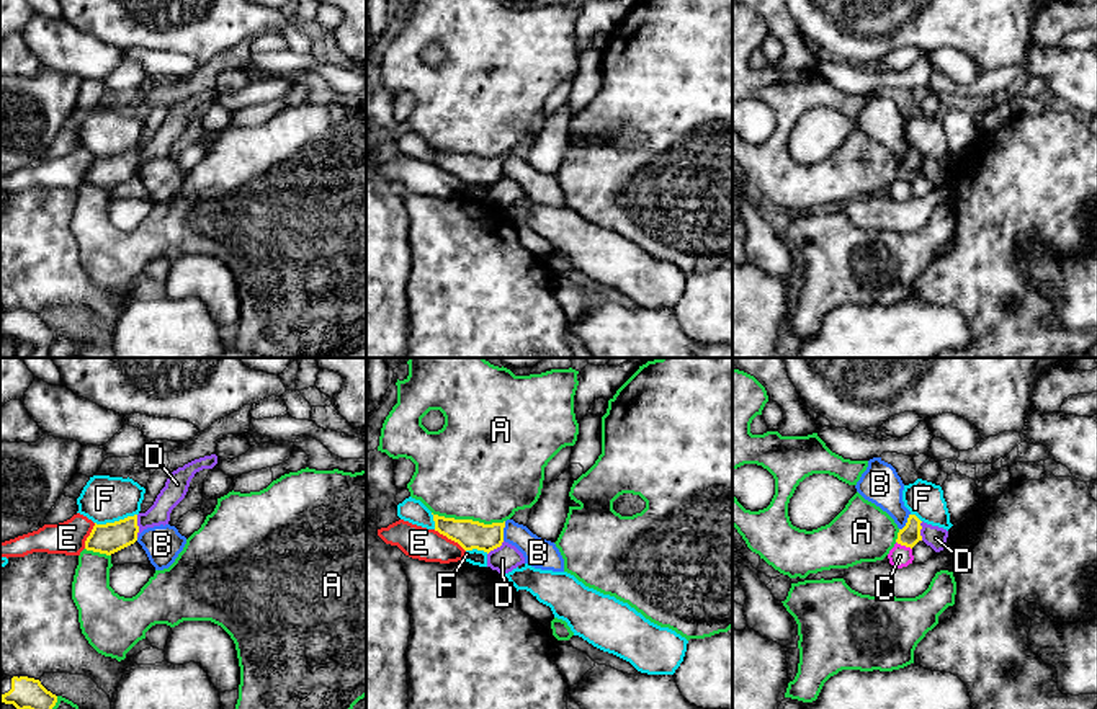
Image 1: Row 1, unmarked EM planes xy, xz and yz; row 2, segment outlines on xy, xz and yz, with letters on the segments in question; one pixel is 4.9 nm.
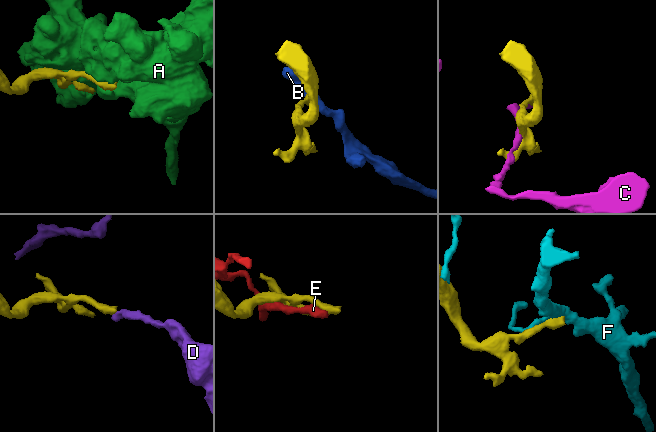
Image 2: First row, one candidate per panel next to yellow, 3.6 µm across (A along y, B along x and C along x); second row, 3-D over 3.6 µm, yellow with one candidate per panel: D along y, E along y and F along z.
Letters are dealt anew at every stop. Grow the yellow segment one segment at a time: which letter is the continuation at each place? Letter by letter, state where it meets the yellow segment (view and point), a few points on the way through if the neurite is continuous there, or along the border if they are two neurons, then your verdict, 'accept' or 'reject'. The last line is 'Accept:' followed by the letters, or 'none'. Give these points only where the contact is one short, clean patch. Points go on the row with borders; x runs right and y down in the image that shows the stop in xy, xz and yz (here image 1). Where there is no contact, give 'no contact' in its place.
A: contact xz (468, 520); reject
B: contact xz (502, 531); border xz (505, 521), (502, 539); reject
C: contact yz (904, 544); reject
D: contact xy (138, 526); border xy (136, 515), (138, 536); reject
E: contact xz (450, 538); reject
F: contact xy (115, 521); reject
Accept: none

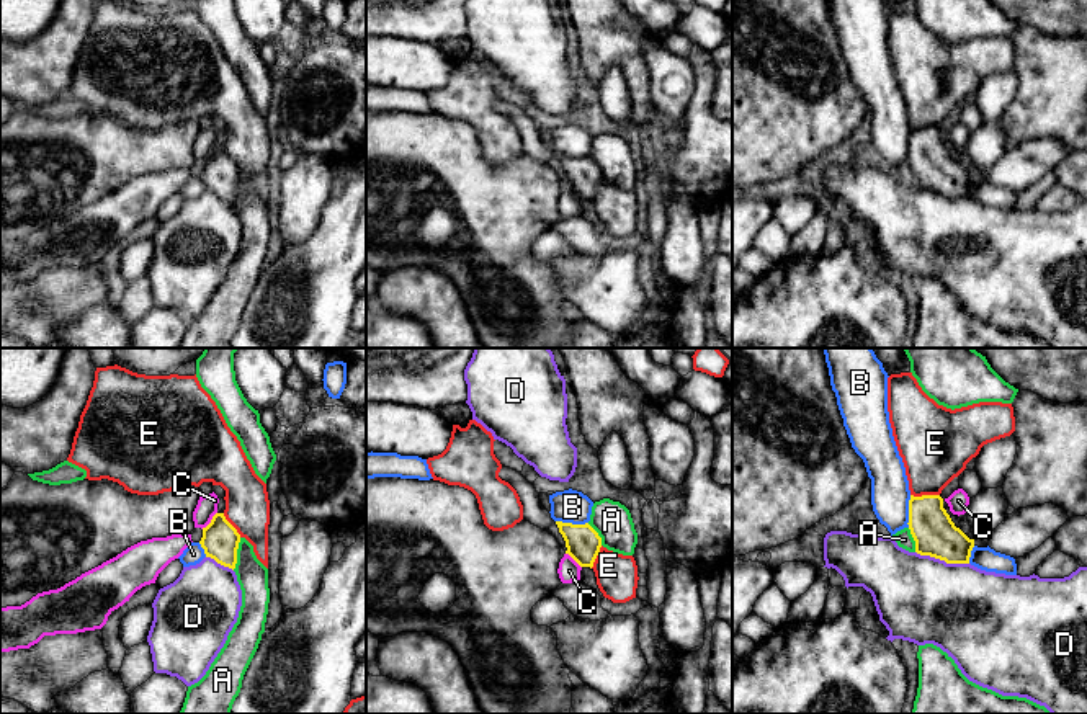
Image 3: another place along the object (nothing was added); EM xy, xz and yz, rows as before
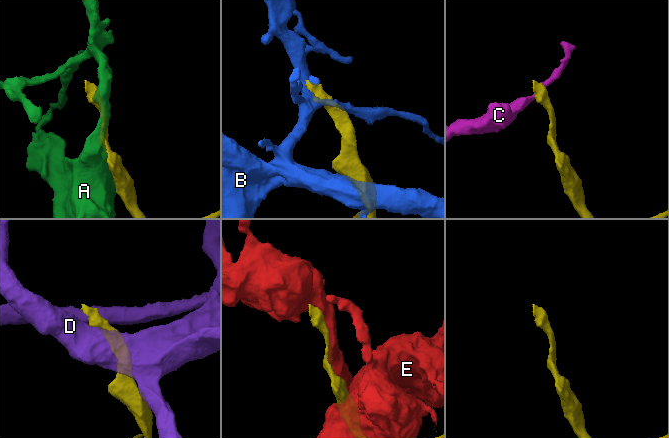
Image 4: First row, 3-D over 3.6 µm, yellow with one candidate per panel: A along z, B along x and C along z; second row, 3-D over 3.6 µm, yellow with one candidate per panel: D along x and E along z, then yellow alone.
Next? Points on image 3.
A: contact xy (236, 554); reject
B: contact xz (571, 523); reject
C: contact xy (211, 522); border xy (216, 512), (201, 528); reject
D: contact yz (942, 559); reject
E: contact yz (925, 495); reject
Accept: none

